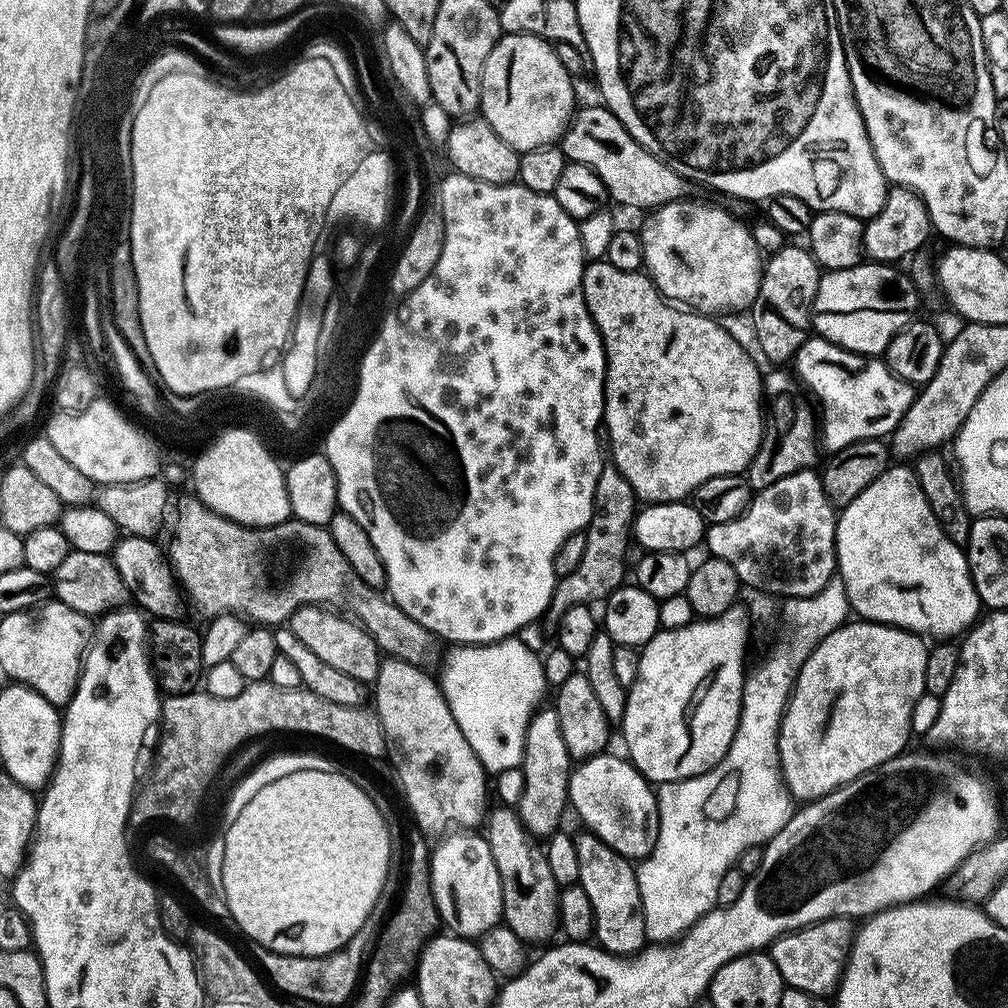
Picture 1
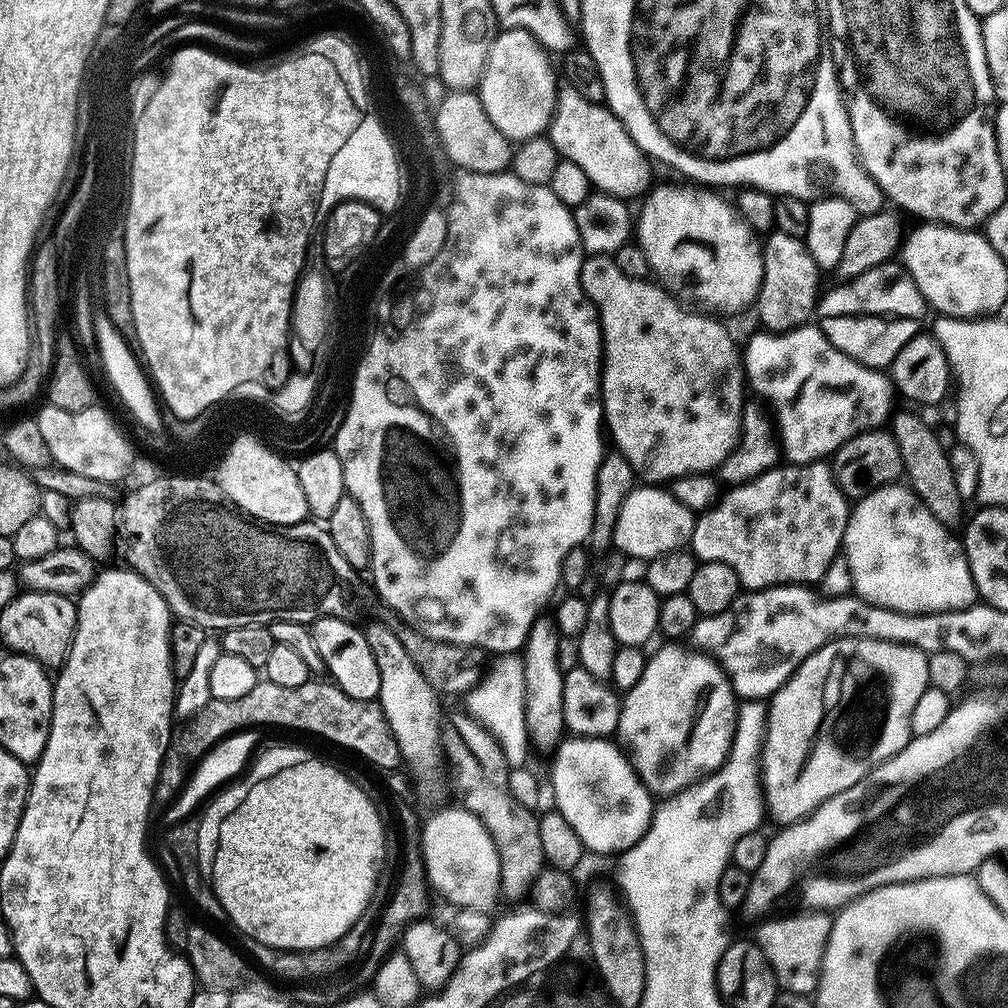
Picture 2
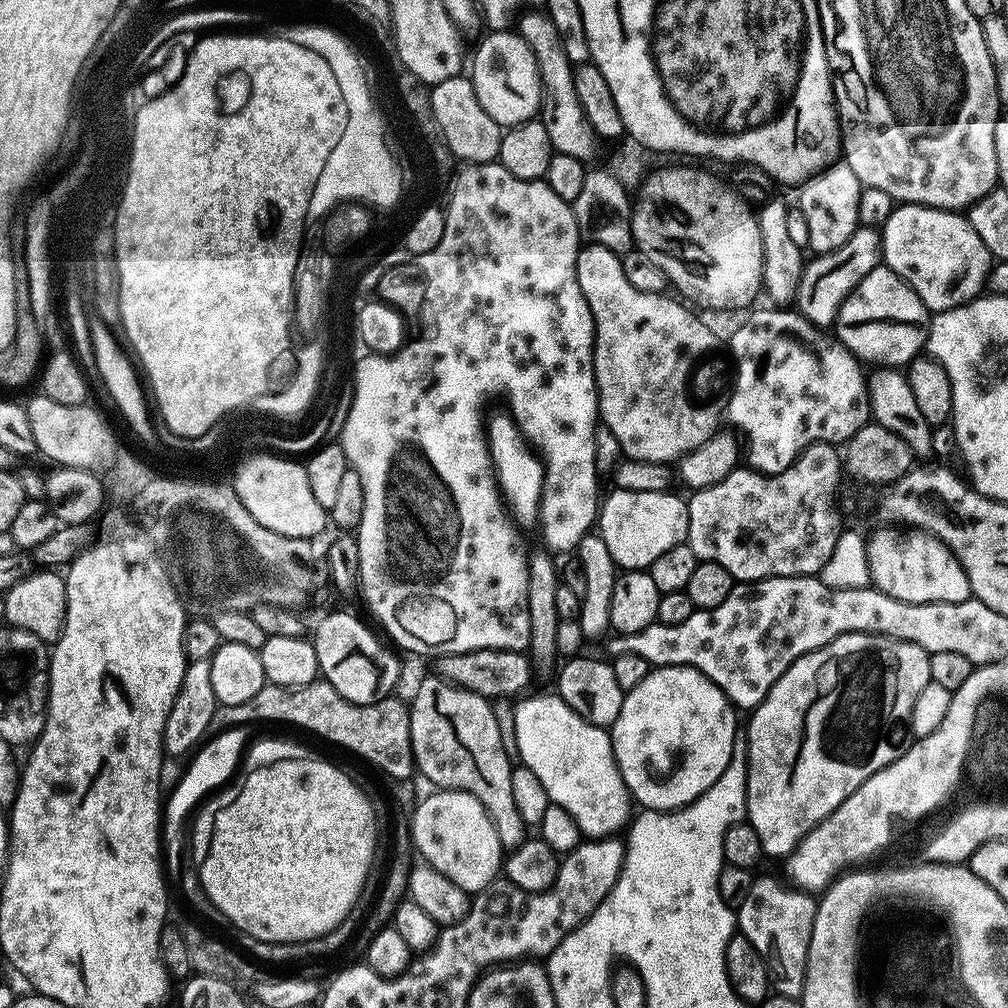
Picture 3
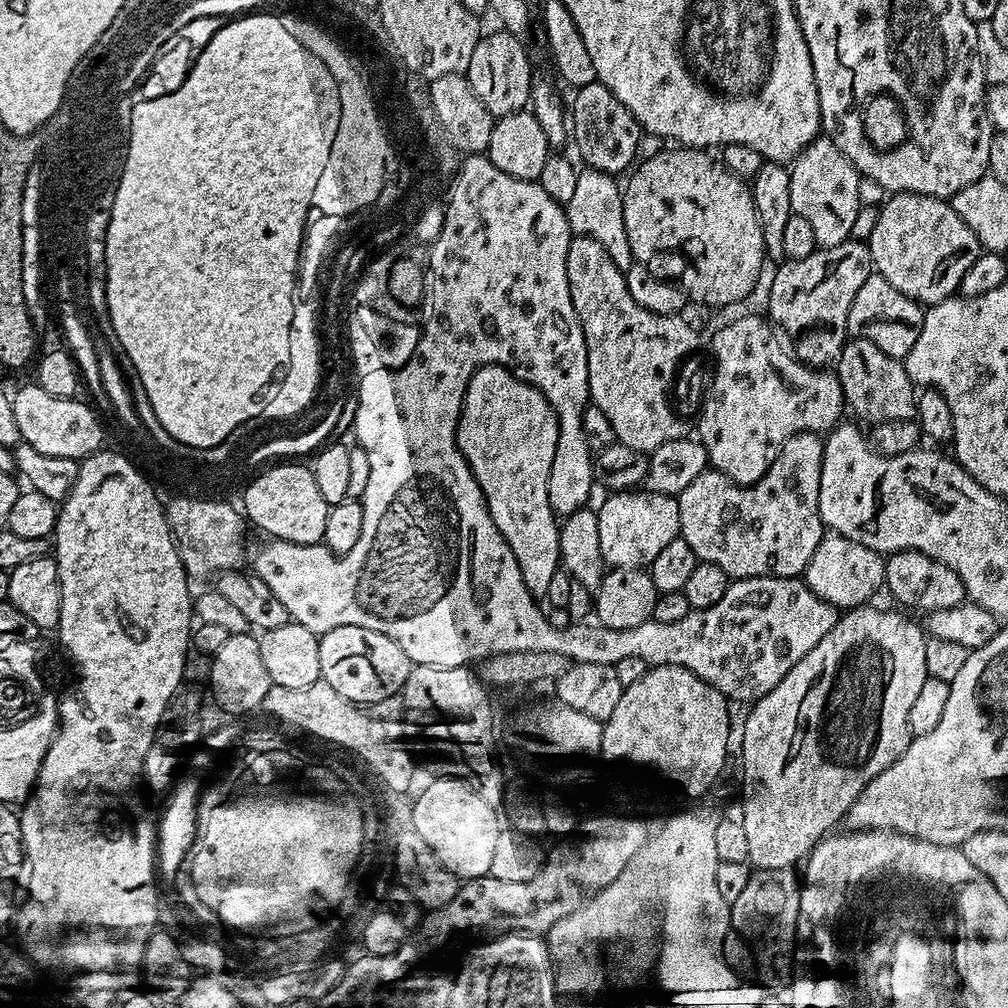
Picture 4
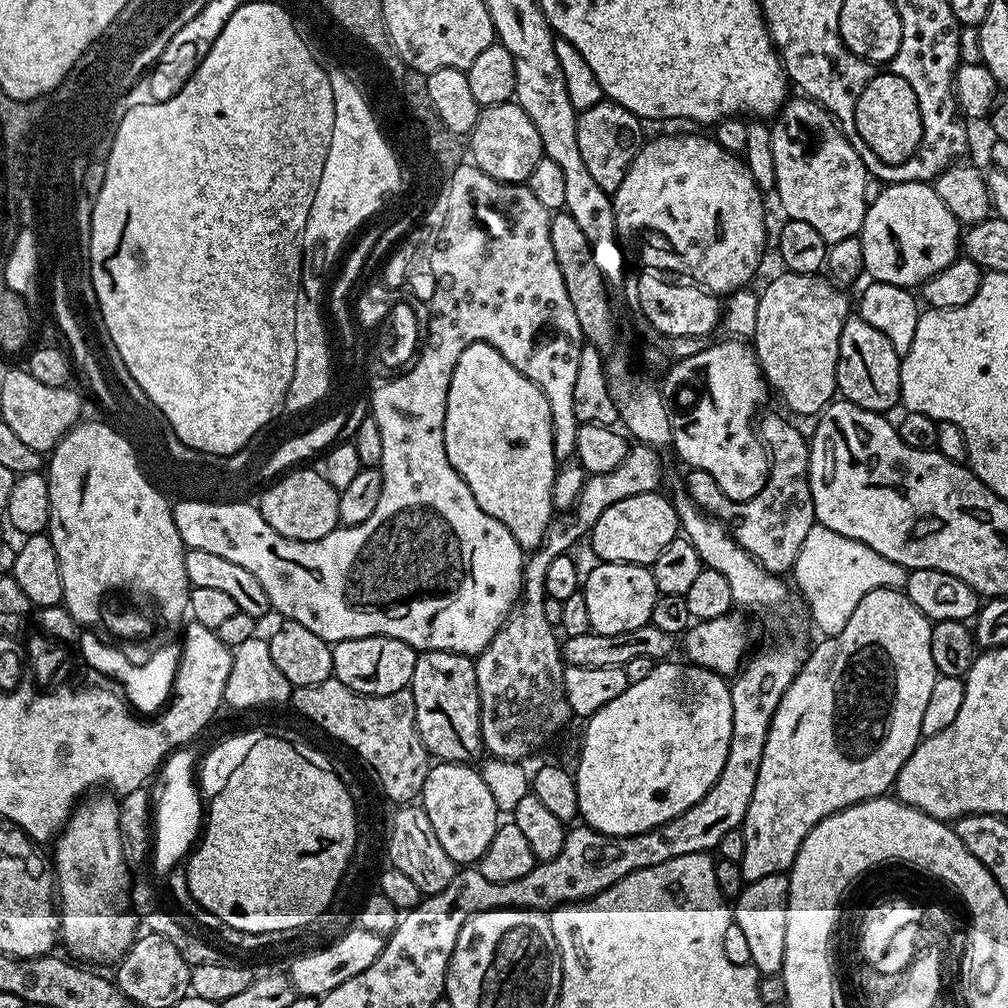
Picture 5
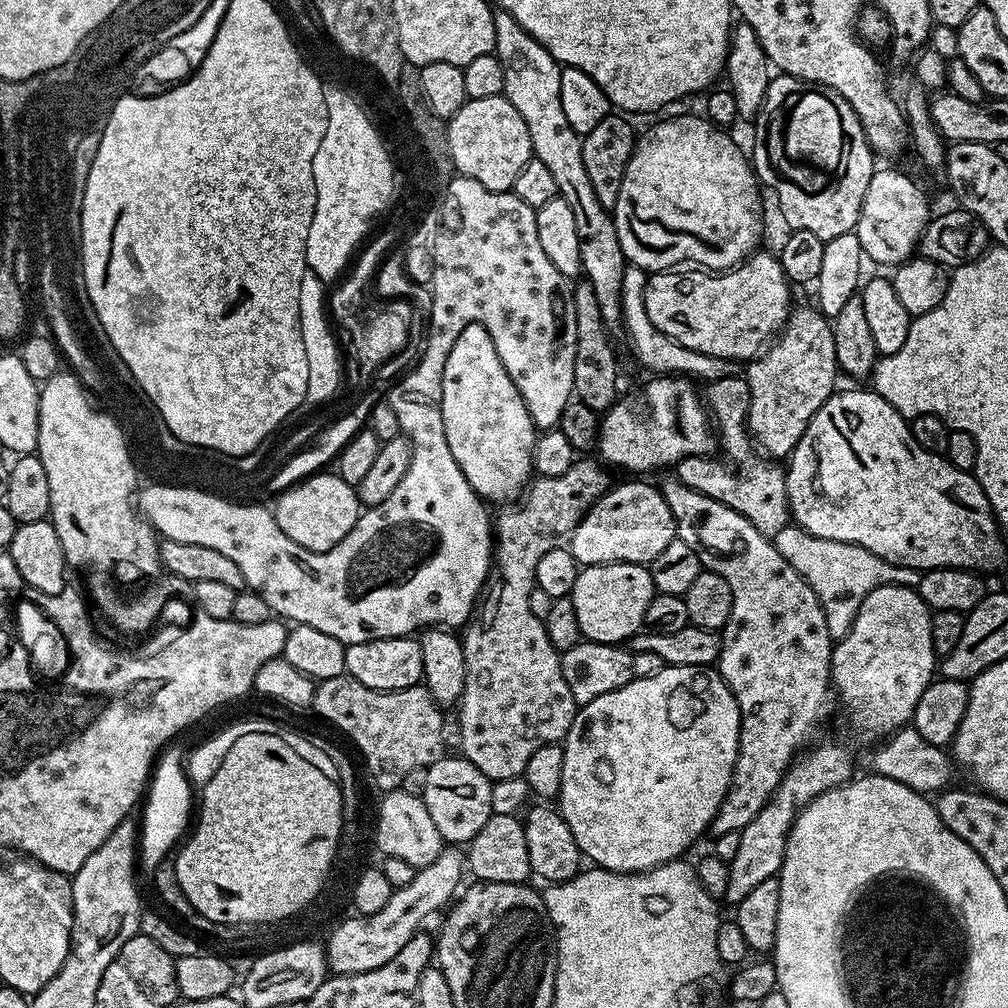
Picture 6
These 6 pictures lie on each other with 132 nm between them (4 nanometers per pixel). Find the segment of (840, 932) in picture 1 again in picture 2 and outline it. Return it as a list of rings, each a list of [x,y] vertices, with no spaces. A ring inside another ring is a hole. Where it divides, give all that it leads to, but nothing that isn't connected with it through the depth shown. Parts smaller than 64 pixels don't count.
[[[803,910],[803,911],[804,912],[798,913],[797,916],[777,915],[775,918],[767,919],[764,923],[761,923],[764,925],[762,925],[761,928],[757,930],[756,936],[754,935],[754,942],[762,950],[762,954],[766,958],[766,962],[768,963],[768,965],[772,967],[772,973],[776,975],[777,985],[779,985],[779,987],[783,989],[784,992],[797,992],[797,994],[800,996],[808,996],[809,994],[815,993],[820,982],[820,973],[824,967],[824,951],[828,946],[828,939],[830,938],[830,934],[832,933],[833,917],[829,915],[827,911],[824,910]]]

